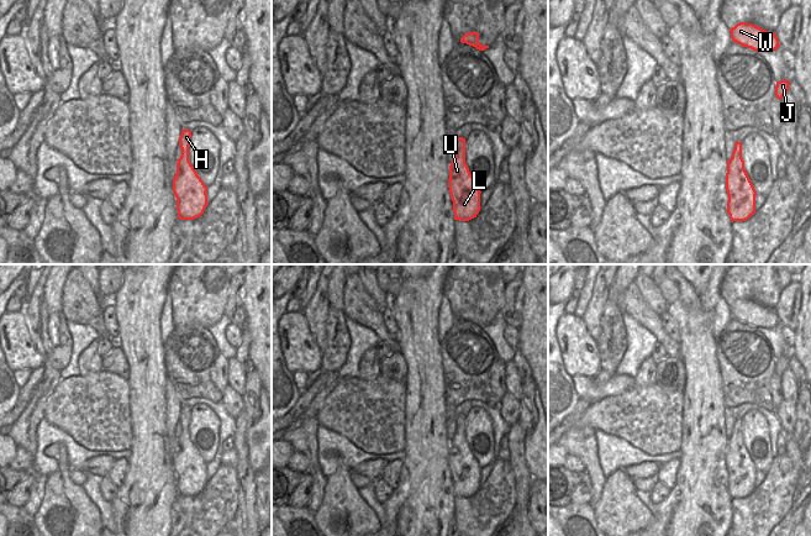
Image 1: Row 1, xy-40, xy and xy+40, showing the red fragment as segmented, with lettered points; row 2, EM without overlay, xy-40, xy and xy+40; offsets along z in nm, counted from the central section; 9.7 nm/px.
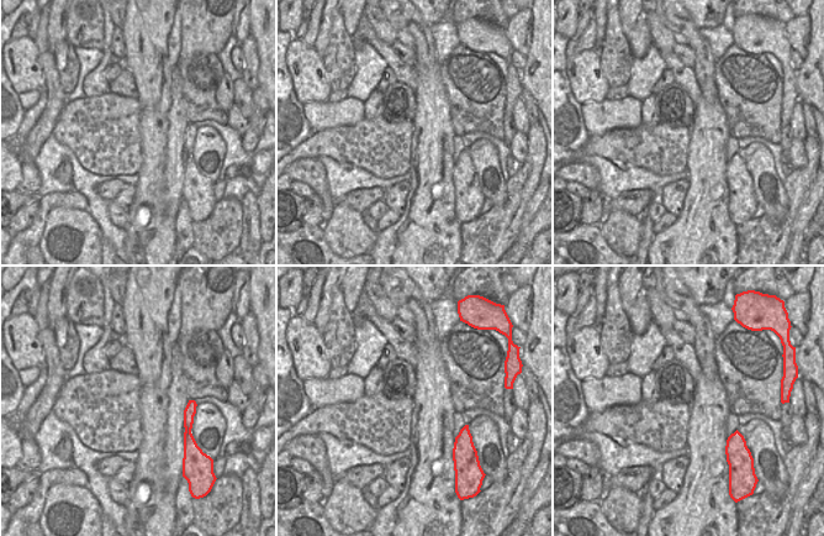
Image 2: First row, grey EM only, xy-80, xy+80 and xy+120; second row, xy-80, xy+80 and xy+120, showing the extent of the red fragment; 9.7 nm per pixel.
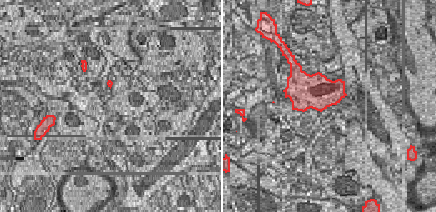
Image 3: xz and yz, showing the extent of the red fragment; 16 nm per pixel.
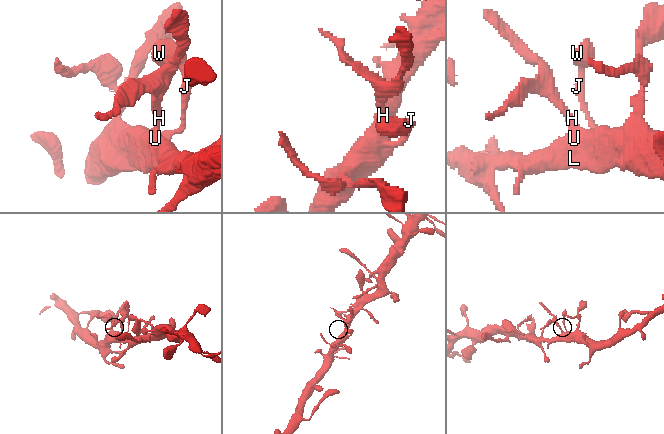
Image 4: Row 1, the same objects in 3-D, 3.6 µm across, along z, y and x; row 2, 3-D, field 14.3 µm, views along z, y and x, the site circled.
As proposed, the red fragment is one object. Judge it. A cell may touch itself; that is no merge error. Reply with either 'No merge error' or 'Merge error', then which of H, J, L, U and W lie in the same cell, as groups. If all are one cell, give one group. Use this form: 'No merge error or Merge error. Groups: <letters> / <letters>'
No merge error. Groups: H J L U W

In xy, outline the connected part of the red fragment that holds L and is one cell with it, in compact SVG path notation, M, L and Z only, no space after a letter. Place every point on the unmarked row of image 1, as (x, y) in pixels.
M465 415L455 416L455 432L449 442L448 464L454 496L469 498L480 488L480 467L465 440Z

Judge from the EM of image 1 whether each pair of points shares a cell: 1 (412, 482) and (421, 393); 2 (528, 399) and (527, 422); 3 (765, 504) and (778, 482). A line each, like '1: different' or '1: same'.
1: same
2: same
3: same

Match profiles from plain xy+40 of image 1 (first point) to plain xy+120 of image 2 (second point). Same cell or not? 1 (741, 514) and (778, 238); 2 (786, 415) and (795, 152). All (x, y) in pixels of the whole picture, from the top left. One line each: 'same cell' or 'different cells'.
1: same cell
2: same cell

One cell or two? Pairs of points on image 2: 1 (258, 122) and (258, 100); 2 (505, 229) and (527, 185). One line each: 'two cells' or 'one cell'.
1: one cell
2: one cell

